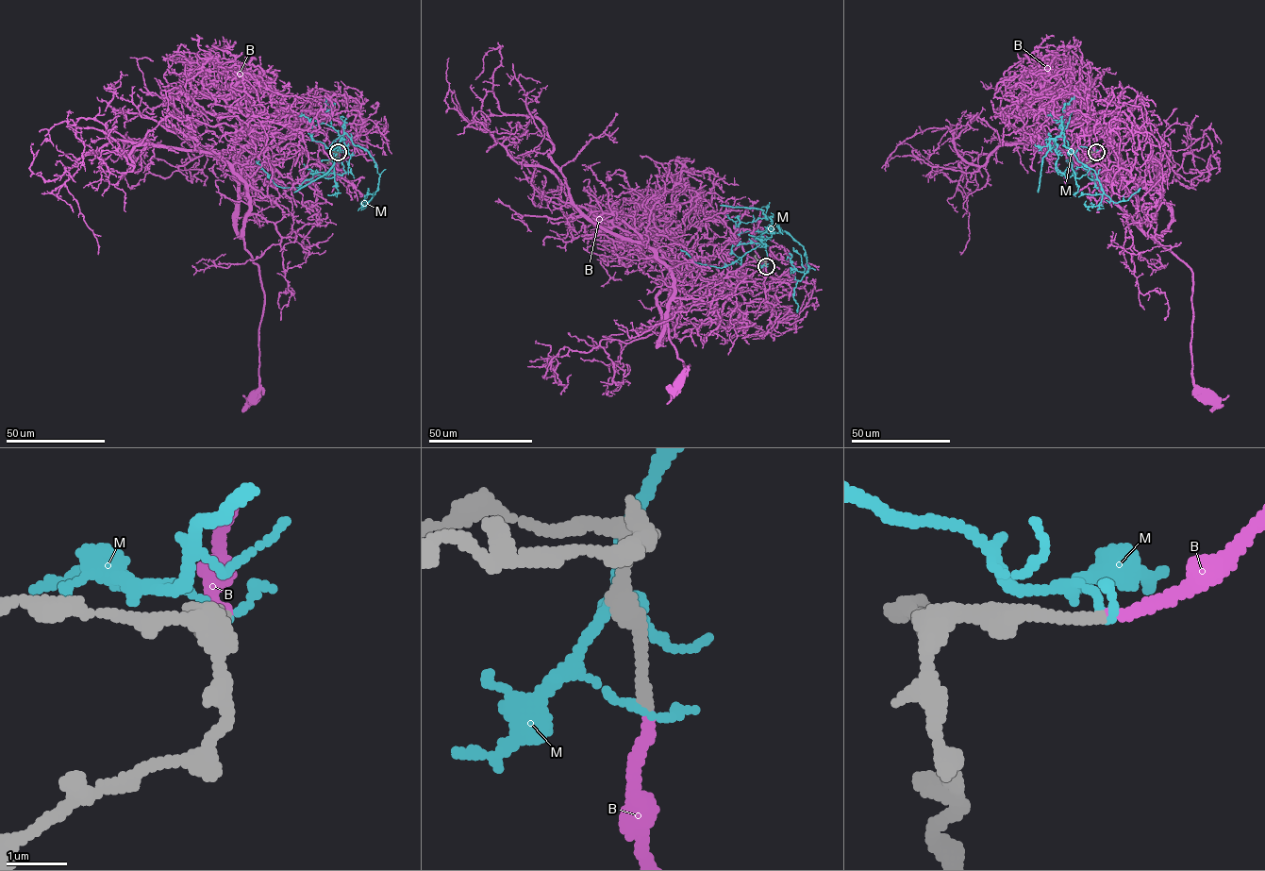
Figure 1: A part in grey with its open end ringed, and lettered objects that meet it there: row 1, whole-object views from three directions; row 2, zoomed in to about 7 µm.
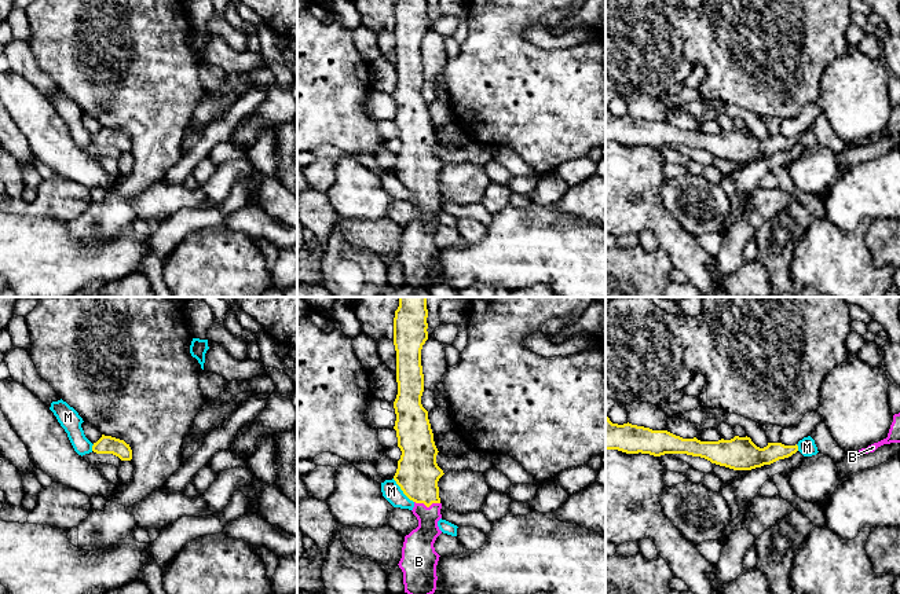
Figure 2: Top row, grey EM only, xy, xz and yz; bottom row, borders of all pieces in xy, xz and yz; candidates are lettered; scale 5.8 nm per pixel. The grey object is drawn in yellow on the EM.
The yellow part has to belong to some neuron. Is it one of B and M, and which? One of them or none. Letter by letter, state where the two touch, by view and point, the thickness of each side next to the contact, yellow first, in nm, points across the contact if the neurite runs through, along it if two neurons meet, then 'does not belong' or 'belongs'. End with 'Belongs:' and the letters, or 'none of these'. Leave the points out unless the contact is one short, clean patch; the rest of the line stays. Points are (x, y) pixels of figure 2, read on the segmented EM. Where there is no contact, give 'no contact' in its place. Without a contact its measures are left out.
B: xz (427, 506) | 260/180 nm | across xz (417, 475), (427, 506), (427, 532), (417, 547) | belongs
M: xz (402, 490) | 260/110 nm | along xz (392, 479), (413, 502) | does not belong
Belongs: B

